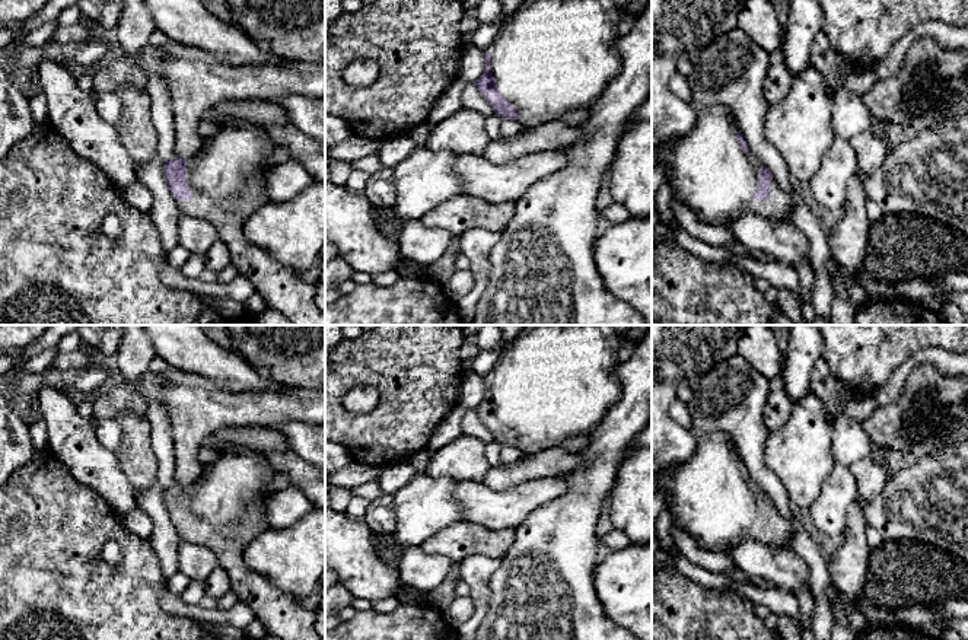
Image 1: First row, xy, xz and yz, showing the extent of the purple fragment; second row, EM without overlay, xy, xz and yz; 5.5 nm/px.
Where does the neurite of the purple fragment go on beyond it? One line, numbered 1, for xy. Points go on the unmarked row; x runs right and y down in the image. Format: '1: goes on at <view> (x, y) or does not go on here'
1: goes on at xy (226, 503)

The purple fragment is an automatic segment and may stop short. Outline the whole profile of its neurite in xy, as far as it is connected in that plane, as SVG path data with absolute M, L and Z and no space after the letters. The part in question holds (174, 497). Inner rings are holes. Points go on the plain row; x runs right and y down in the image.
M223 445L220 456L201 467L201 474L188 487L173 484L163 490L163 502L171 522L181 541L198 544L211 550L229 579L230 589L238 601L251 606L257 620L268 636L280 640L325 640L315 631L313 604L305 604L280 590L264 576L251 571L243 561L243 550L270 525L265 516L265 503L271 494L265 487L274 475L273 468L258 450Z

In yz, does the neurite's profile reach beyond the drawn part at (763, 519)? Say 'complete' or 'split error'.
split error

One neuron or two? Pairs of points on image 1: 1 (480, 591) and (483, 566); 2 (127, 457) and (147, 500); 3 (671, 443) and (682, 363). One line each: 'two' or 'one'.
1: one
2: two
3: one

